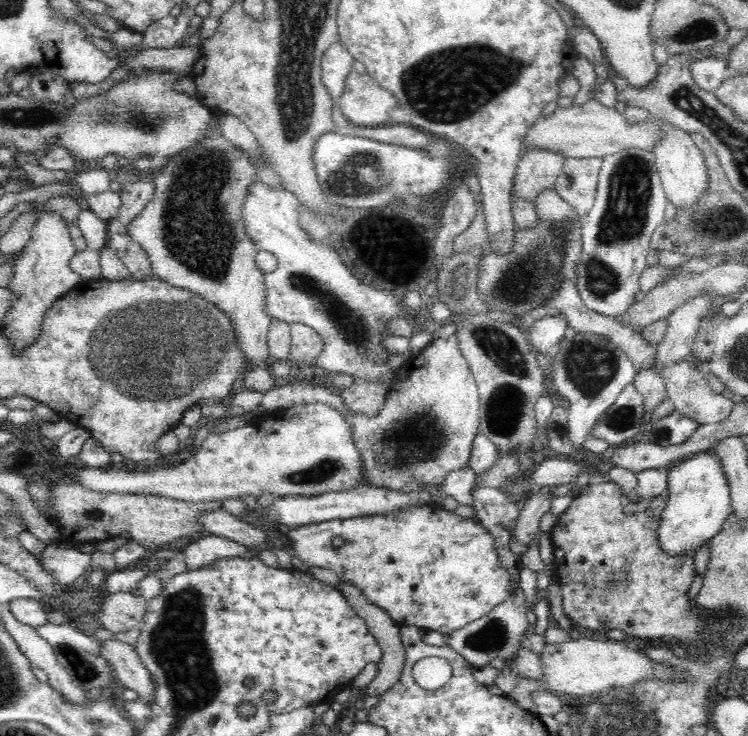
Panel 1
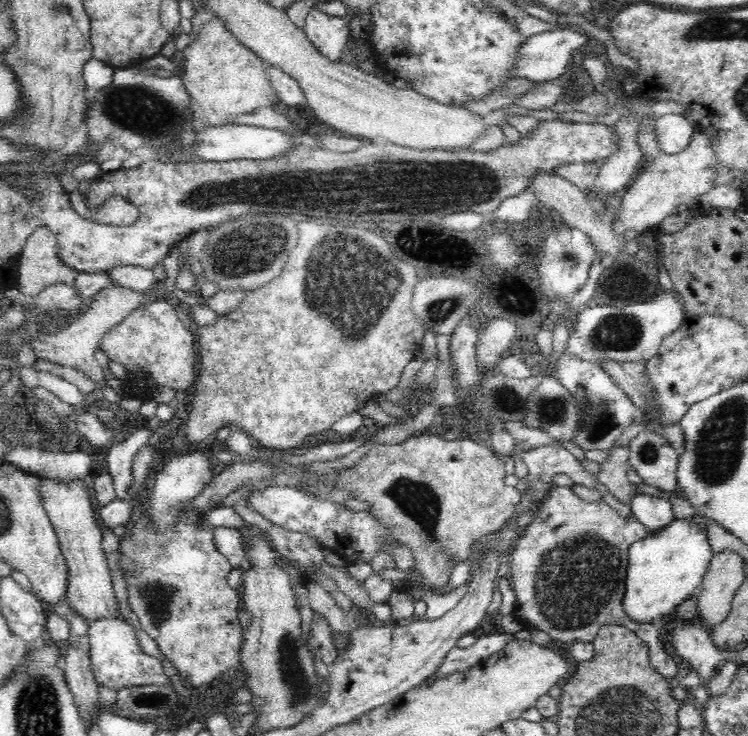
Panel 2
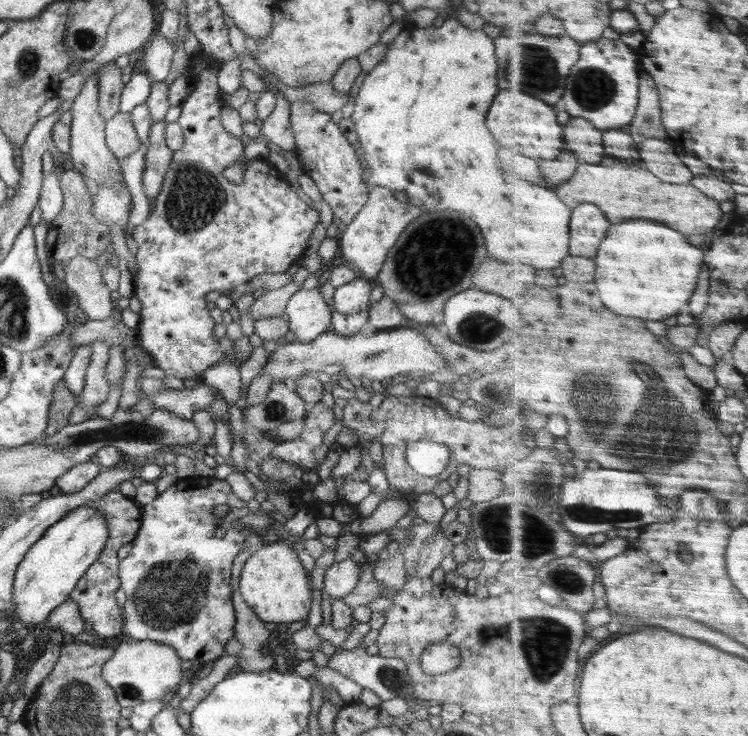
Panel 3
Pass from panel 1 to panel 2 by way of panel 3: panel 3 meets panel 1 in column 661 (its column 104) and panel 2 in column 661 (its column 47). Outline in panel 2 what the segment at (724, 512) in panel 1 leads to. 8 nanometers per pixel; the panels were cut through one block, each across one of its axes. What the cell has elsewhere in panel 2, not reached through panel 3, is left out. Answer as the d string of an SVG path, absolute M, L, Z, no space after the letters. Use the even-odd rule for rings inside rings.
M675 518L658 532L647 532L646 538L633 542L629 548L629 557L626 571L625 591L622 606L628 617L634 622L655 624L662 616L674 612L674 608L697 592L702 584L708 565L712 560L713 552L706 532L703 532L695 522L689 518Z

